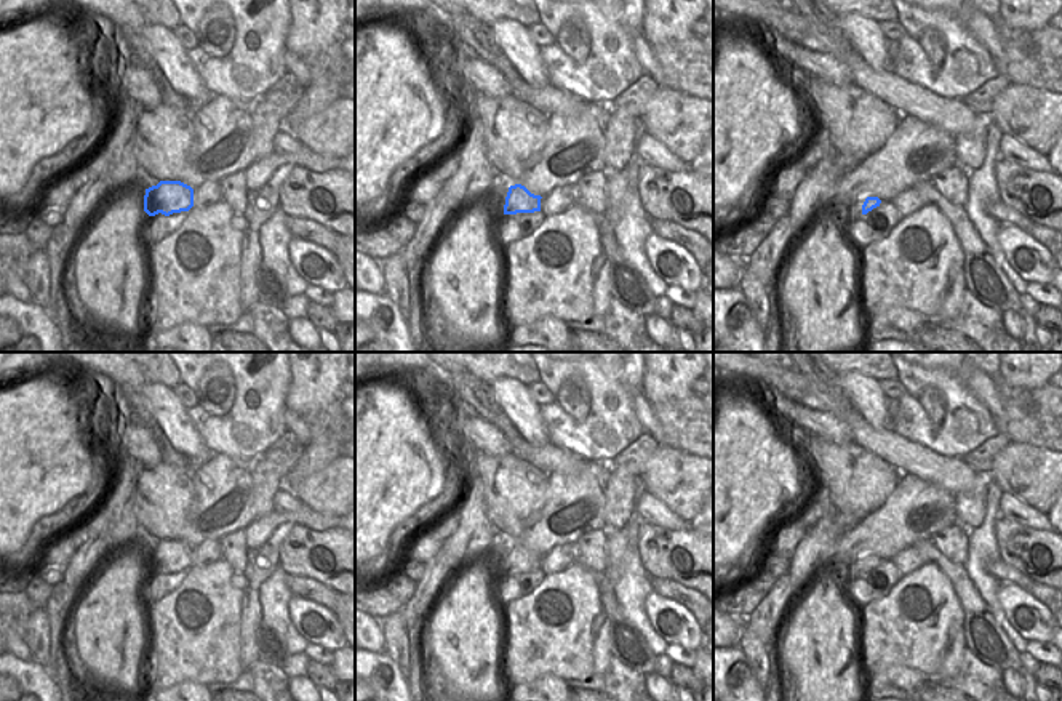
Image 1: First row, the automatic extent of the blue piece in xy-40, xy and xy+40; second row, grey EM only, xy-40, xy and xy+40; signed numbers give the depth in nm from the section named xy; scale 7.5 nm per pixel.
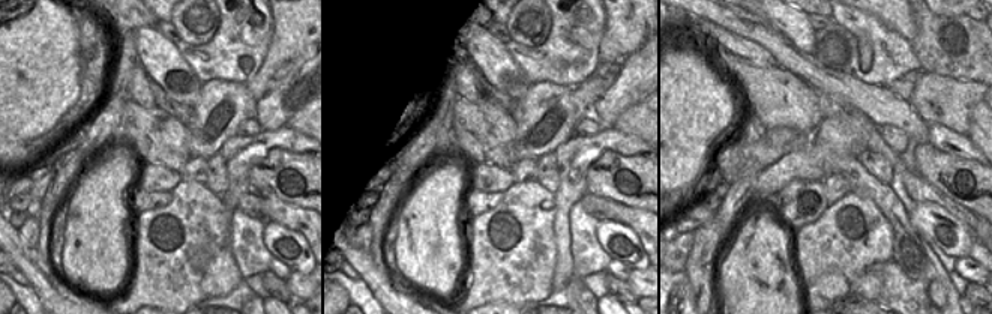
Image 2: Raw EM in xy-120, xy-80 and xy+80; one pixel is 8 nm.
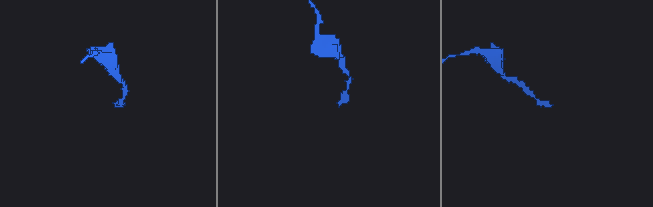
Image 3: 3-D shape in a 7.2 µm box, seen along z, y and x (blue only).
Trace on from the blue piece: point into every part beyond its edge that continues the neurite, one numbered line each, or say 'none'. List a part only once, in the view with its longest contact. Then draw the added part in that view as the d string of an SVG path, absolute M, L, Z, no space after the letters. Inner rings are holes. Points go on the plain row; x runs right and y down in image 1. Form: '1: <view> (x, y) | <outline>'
1: xy (496, 568) | M499 557L494 562L489 562L489 578L501 578L504 576L504 563L505 557Z

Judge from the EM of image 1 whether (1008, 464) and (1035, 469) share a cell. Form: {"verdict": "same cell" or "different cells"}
{"verdict": "same cell"}

